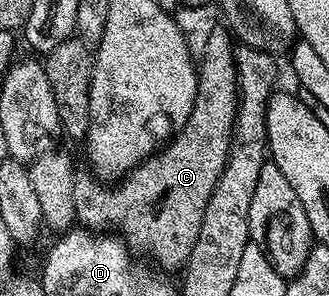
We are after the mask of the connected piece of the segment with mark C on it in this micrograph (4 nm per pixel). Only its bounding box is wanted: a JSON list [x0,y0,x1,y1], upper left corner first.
[71,24,237,271]

